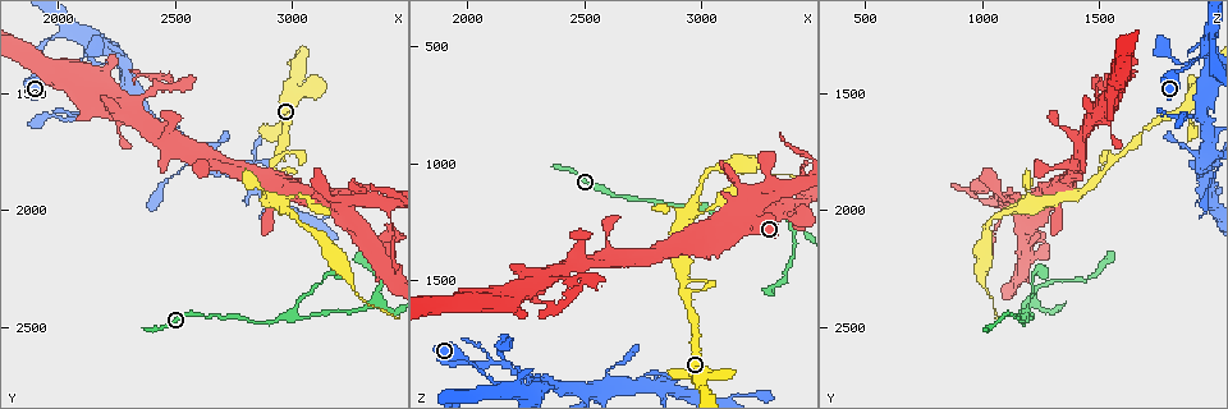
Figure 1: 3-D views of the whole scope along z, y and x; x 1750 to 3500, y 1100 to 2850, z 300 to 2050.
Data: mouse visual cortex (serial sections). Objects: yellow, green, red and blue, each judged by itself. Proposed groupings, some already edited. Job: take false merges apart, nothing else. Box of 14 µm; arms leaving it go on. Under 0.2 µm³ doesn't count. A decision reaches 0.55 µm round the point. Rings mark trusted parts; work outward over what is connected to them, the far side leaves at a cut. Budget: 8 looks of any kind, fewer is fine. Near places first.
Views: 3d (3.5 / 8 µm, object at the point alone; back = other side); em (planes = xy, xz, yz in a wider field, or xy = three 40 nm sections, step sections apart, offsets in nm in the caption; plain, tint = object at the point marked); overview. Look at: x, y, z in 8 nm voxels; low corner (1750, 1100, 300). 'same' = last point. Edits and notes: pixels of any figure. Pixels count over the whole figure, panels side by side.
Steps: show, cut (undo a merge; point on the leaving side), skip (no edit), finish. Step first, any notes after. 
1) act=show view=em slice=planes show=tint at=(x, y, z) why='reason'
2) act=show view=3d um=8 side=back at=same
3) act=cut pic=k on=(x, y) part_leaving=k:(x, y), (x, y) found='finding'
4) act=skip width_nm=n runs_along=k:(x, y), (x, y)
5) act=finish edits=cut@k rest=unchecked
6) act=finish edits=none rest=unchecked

act=show view=3d um=3.5 at=(3290, 2420, 1160) why='thick turns thin'

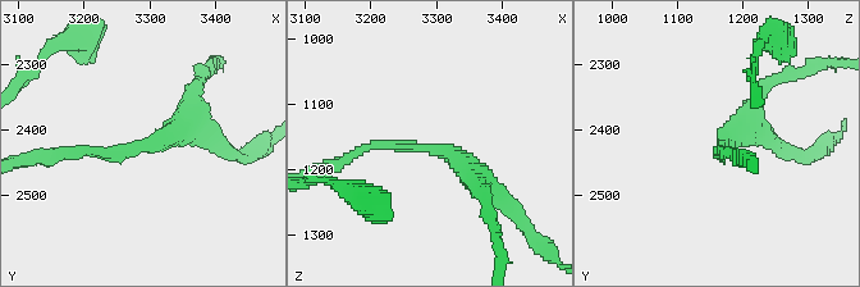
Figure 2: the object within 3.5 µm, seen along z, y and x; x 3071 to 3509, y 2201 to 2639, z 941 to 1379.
act=skip arm_widths_nm=150,300 runs_along=2:(64, 153), (154, 145), (190, 94) found='continuous, no second cell'

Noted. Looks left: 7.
act=show view=3d um=8 at=(2780, 1830, 1960) why='branch point'

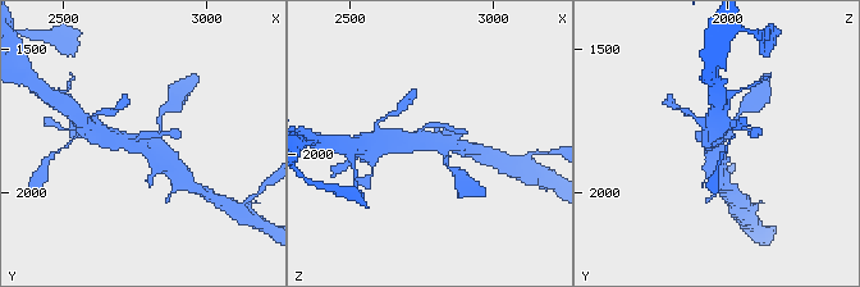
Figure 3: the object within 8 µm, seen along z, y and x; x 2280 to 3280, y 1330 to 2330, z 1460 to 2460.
act=show view=3d um=3.5 at=(2770, 1830, 1950) why='closer look'

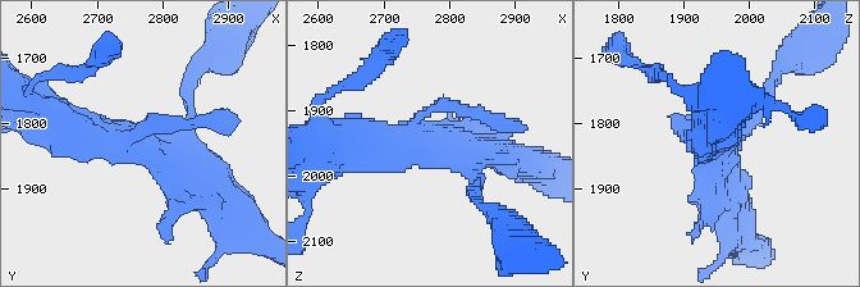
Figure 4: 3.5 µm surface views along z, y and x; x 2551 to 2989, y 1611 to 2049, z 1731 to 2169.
act=skip runs_along=4:(63, 123), (141, 146), (211, 197) found='all the same cell'

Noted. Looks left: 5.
act=show view=3d um=3.5 at=(2970, 1670, 1670) why='narrows sharply'

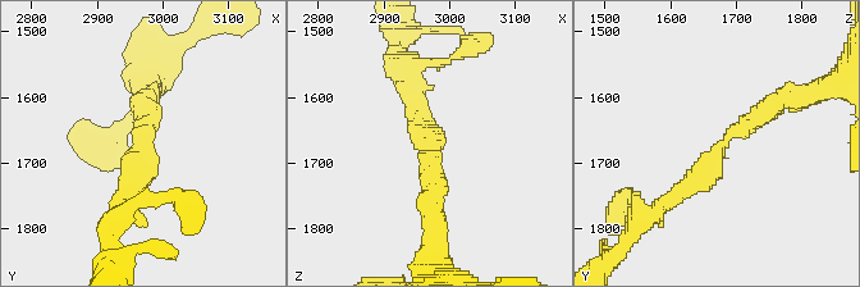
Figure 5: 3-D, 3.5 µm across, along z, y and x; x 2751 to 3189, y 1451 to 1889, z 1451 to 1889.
act=skip runs_along=5:(790, 98), (731, 133), (666, 204) found='all the same cell'

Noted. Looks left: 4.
act=show view=3d um=3.5 at=(2330, 1560, 1500)

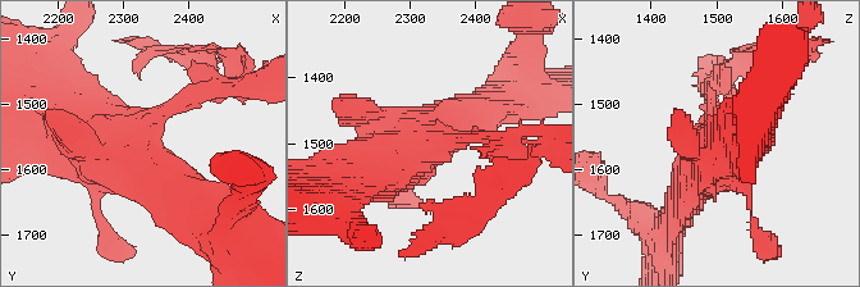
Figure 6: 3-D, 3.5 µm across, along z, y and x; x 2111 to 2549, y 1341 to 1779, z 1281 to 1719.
act=show view=em slice=xy step=2 show=tint at=(2320, 1555, 1500)

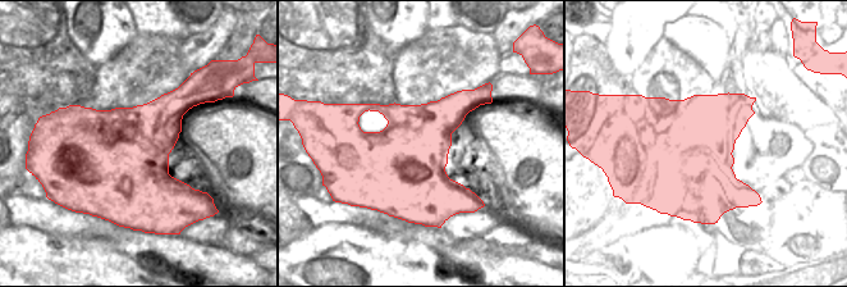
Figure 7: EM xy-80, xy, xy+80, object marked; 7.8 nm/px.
act=show view=em slice=xy step=1 show=tint at=same

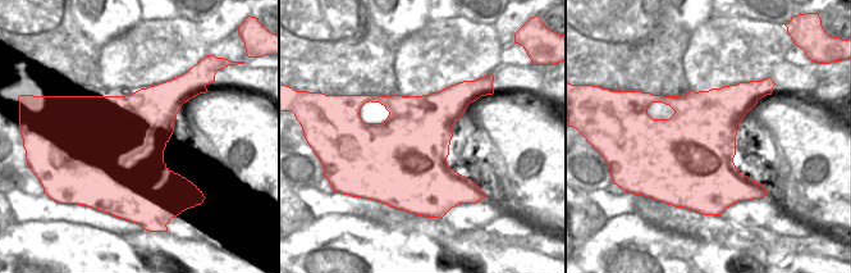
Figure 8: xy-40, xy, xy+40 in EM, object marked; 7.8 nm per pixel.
act=skip width_nm=700 runs_along=6:(190, 197), (99, 154), (64, 114) found='one cell here'

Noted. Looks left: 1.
act=finish edits=none rest=unchecked

